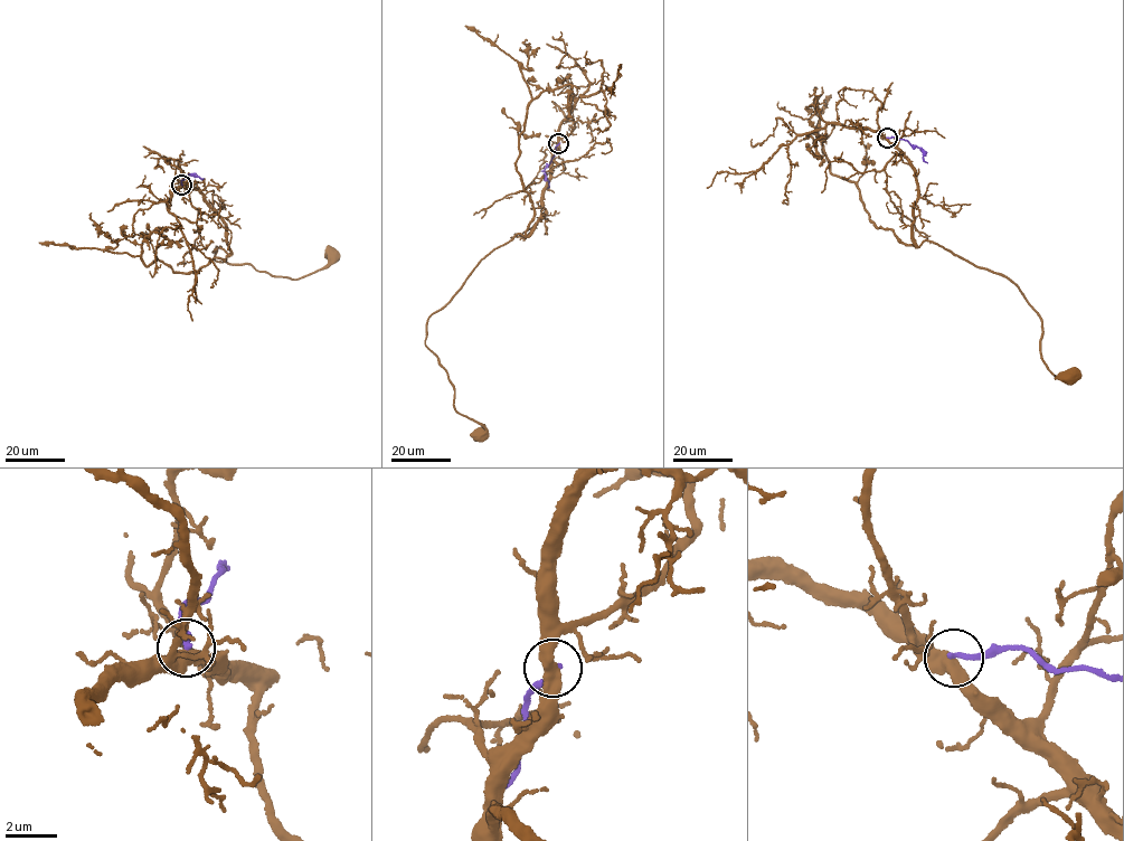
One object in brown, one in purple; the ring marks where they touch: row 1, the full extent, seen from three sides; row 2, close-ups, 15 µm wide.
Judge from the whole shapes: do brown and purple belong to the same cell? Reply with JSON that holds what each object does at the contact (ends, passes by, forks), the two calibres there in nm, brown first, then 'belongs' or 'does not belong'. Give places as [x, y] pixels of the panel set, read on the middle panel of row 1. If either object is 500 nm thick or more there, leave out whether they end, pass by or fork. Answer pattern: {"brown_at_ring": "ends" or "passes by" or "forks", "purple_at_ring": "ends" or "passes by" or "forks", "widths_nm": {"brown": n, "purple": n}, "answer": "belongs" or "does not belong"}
{"brown_at_ring": "passes by", "purple_at_ring": "ends", "widths_nm": {"brown": 480, "purple": 190}, "answer": "does not belong"}

